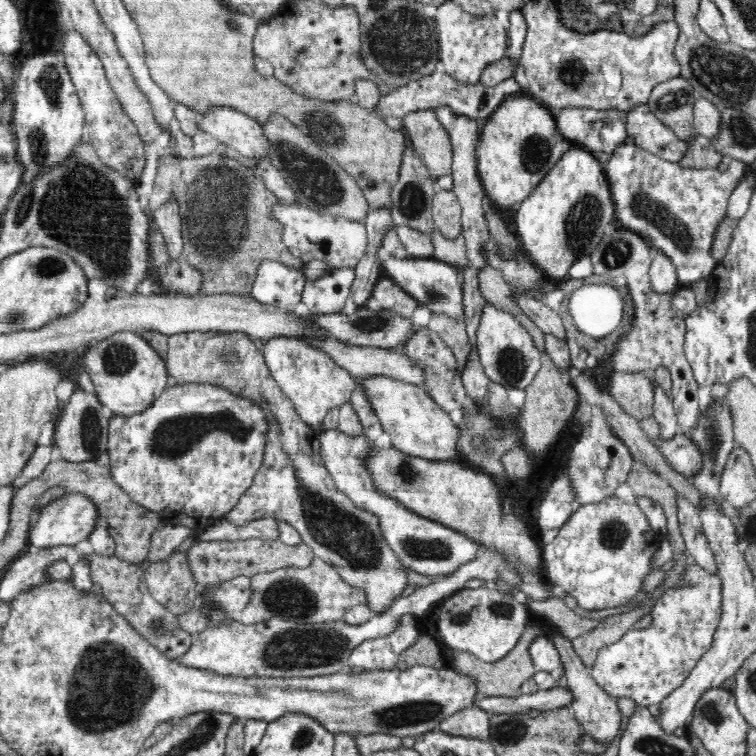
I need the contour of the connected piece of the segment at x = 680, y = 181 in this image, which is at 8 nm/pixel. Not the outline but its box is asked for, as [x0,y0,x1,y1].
[602,143,750,287]

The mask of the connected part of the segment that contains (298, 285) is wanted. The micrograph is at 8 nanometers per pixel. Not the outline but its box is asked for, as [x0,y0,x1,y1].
[251,261,306,313]

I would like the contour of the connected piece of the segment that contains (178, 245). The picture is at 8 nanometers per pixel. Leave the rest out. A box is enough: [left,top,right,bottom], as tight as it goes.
[149,197,184,260]

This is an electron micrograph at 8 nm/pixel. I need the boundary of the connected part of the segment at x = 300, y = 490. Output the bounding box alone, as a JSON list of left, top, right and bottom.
[166,331,407,614]

